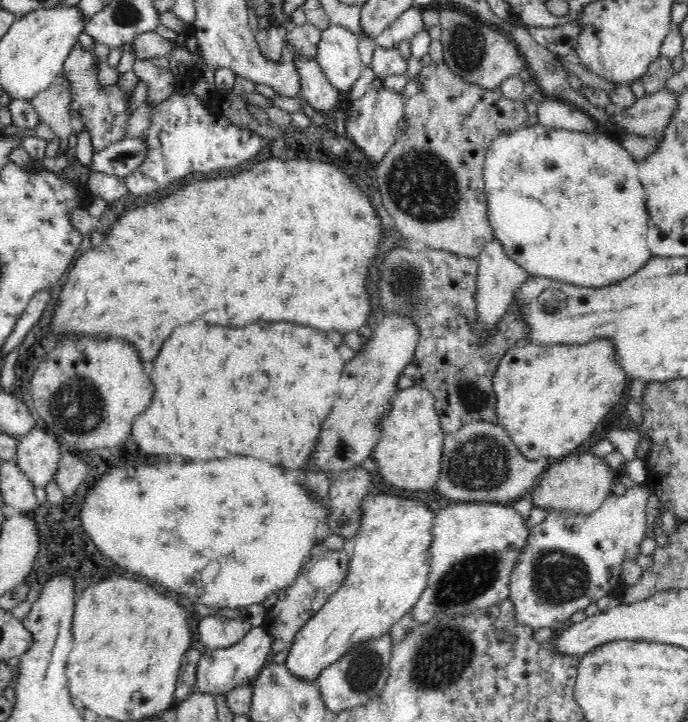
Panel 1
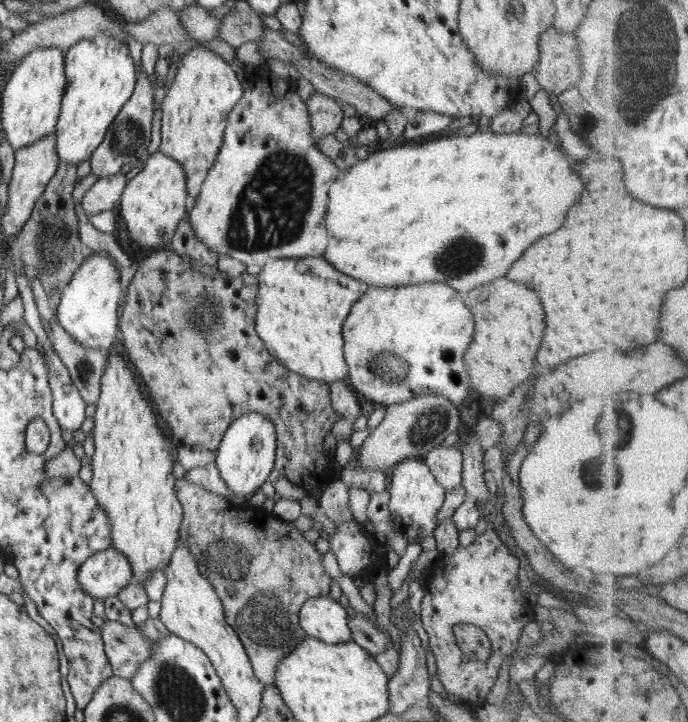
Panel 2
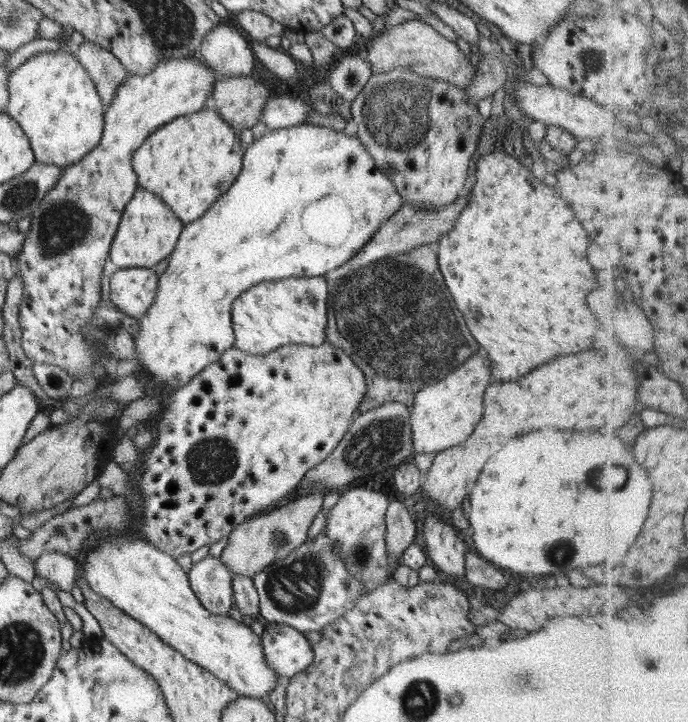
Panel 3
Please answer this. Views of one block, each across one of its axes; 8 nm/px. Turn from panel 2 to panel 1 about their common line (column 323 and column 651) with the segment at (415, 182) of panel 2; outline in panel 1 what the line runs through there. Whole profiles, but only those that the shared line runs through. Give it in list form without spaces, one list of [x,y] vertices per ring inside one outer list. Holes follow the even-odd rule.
[[[538,124],[502,133],[490,143],[483,170],[487,215],[493,228],[495,240],[500,242],[508,258],[511,258],[532,277],[546,277],[588,288],[598,288],[620,282],[634,274],[640,267],[644,266],[646,261],[652,258],[647,241],[648,213],[645,205],[645,192],[638,182],[636,172],[635,159],[628,154],[628,151],[618,142],[598,132],[585,133],[552,129]]]

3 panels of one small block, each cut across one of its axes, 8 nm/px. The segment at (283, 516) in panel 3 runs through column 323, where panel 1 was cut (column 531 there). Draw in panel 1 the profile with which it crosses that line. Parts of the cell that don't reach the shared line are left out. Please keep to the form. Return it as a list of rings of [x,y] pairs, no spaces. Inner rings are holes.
[[[591,452],[567,455],[552,461],[547,470],[541,474],[537,484],[529,493],[534,507],[546,512],[573,512],[574,514],[590,514],[600,508],[604,499],[612,494],[611,486],[618,482],[622,469],[611,470],[604,458],[597,458]]]

